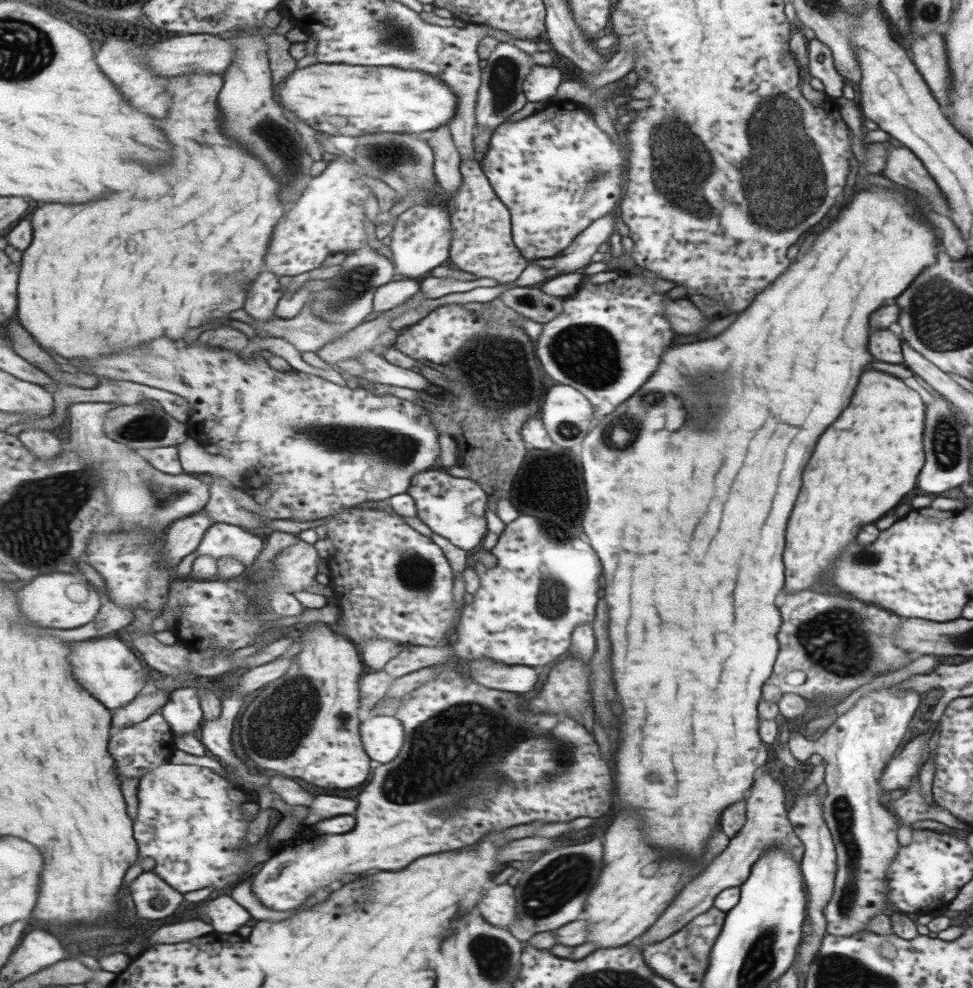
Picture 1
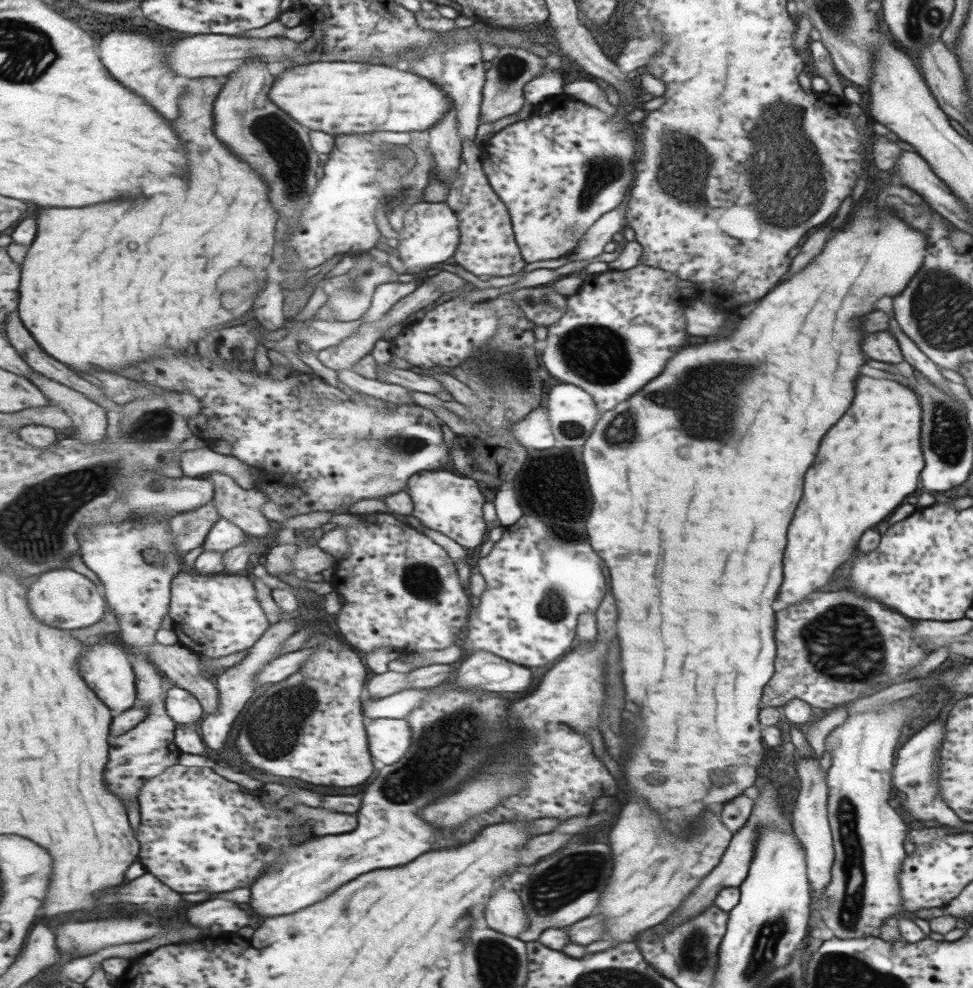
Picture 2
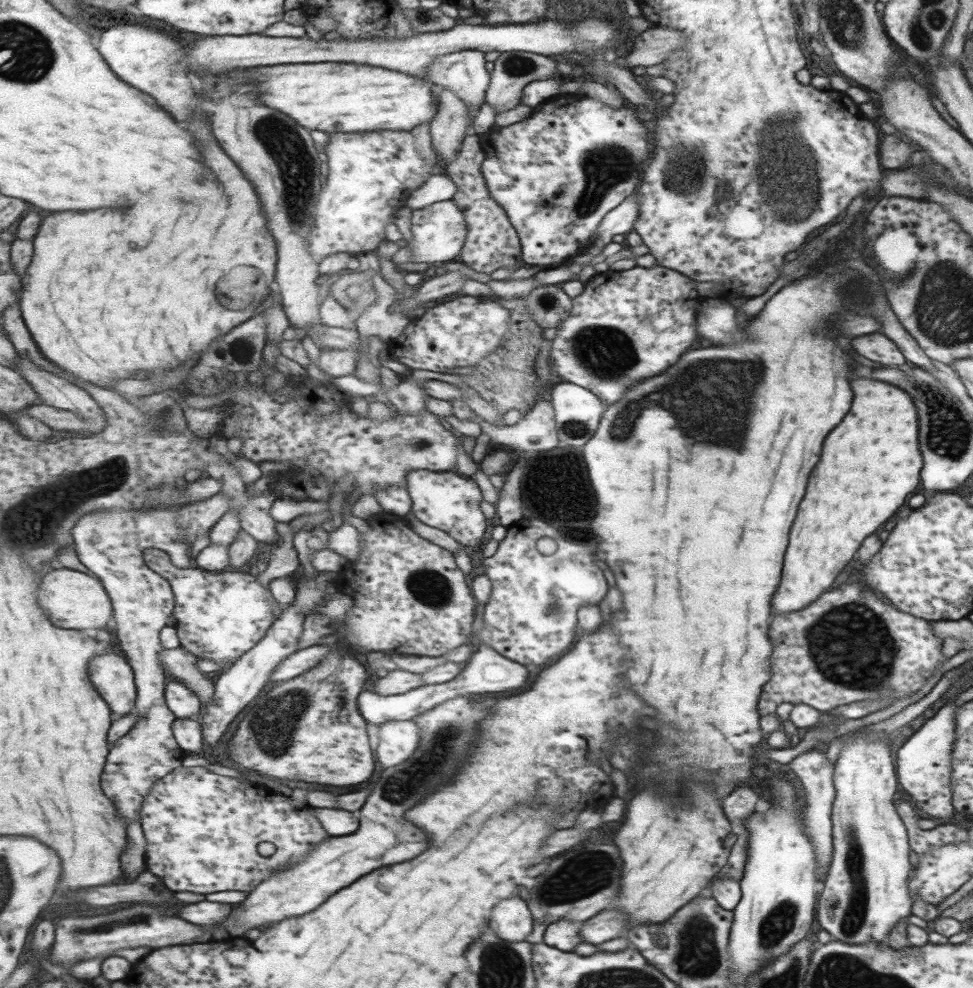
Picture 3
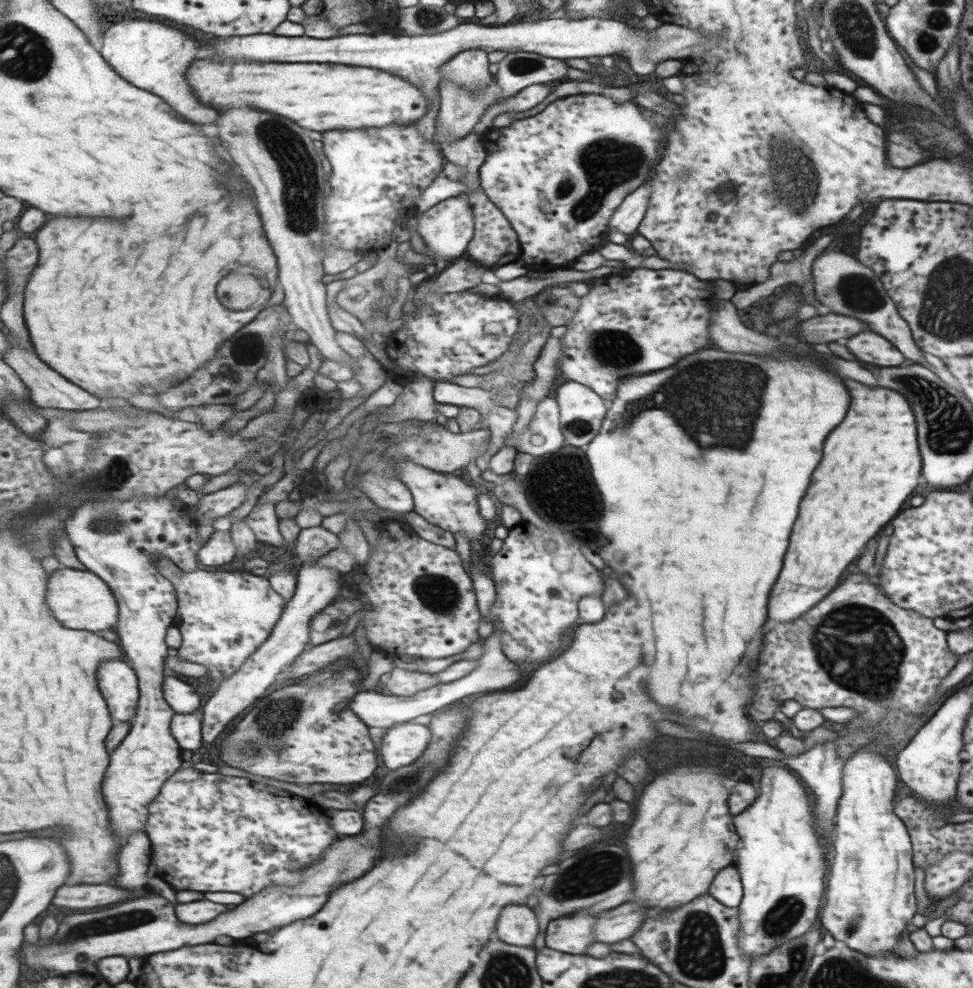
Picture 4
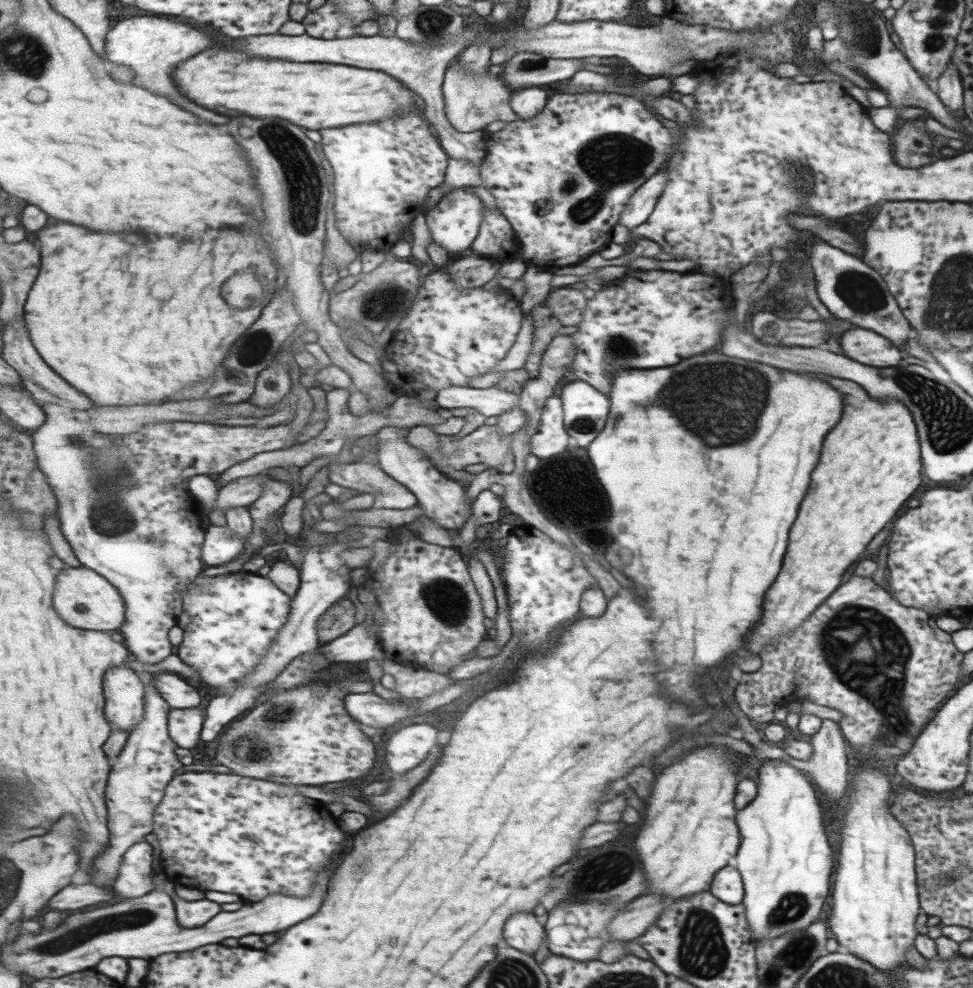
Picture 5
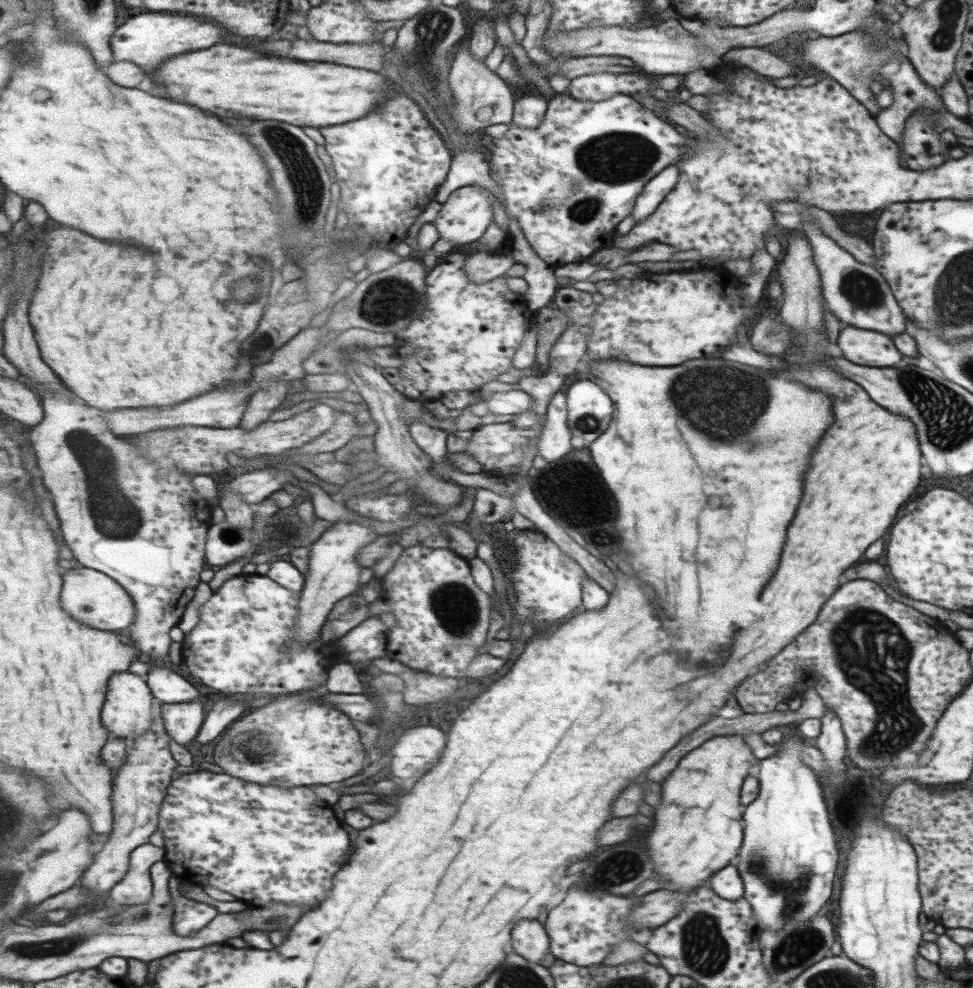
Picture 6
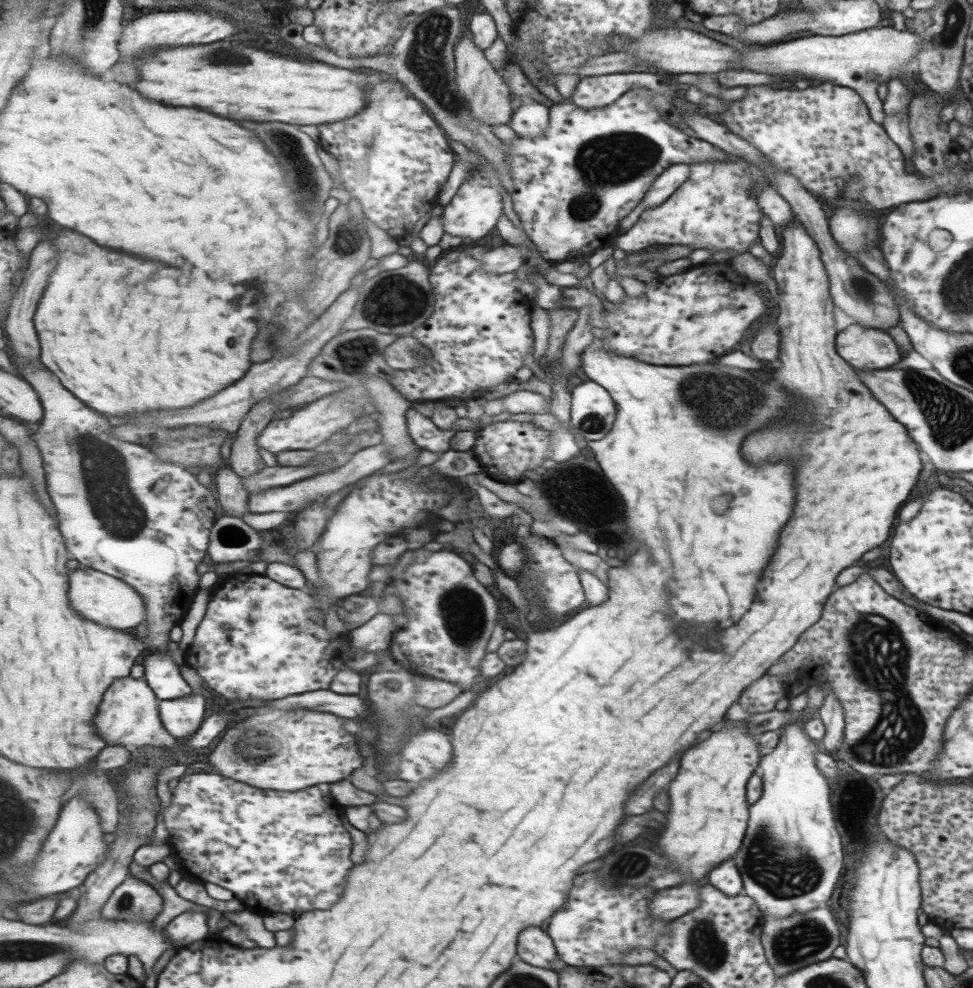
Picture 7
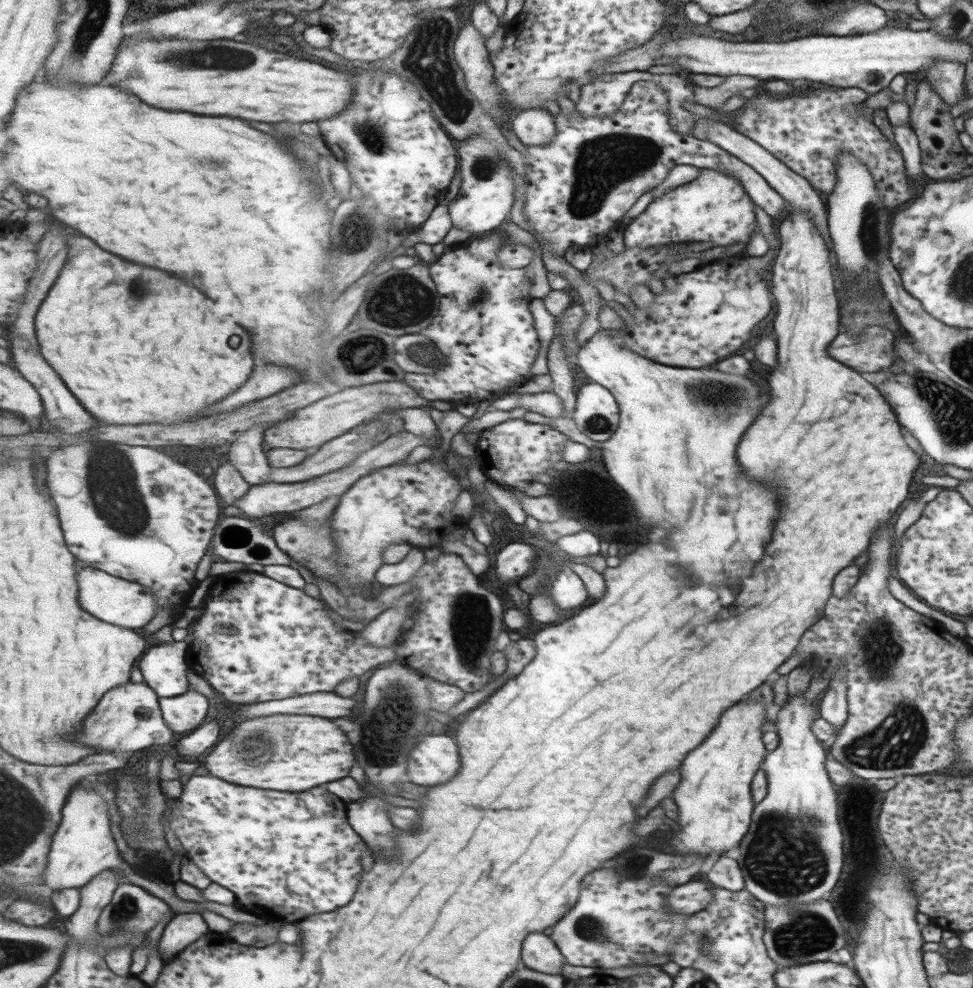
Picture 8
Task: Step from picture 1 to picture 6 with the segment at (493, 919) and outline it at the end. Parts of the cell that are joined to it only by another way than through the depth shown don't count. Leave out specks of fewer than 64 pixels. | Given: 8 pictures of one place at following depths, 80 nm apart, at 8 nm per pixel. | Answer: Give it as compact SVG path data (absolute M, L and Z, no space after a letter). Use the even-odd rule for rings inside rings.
M523 920L515 926L515 952L527 960L541 964L551 953L551 939L539 920Z

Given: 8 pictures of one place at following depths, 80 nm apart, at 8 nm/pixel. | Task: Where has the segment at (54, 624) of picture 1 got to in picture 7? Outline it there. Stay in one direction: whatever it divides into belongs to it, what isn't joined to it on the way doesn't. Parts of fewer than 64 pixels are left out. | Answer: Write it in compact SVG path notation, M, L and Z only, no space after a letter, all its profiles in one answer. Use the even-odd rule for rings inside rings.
M81 566L71 573L70 599L72 606L84 617L99 624L131 631L146 621L148 604L134 586L91 567Z

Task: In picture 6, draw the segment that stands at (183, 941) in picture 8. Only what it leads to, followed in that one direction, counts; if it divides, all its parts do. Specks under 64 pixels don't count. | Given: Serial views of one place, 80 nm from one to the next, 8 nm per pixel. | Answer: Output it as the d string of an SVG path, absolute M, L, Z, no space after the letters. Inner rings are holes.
M173 874L171 878L171 894L177 900L177 914L175 914L175 932L179 936L193 936L197 934L201 928L205 928L217 914L219 910L215 910L209 904L199 904L195 900L189 900L185 896L181 896L179 892L181 880Z

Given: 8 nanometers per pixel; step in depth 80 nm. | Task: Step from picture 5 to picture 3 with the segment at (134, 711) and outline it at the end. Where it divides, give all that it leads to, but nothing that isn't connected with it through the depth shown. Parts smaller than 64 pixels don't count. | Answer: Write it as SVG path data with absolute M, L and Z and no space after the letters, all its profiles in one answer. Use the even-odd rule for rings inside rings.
M109 651L91 661L90 677L103 698L107 698L116 718L137 710L138 686L134 667L129 659L119 652Z

